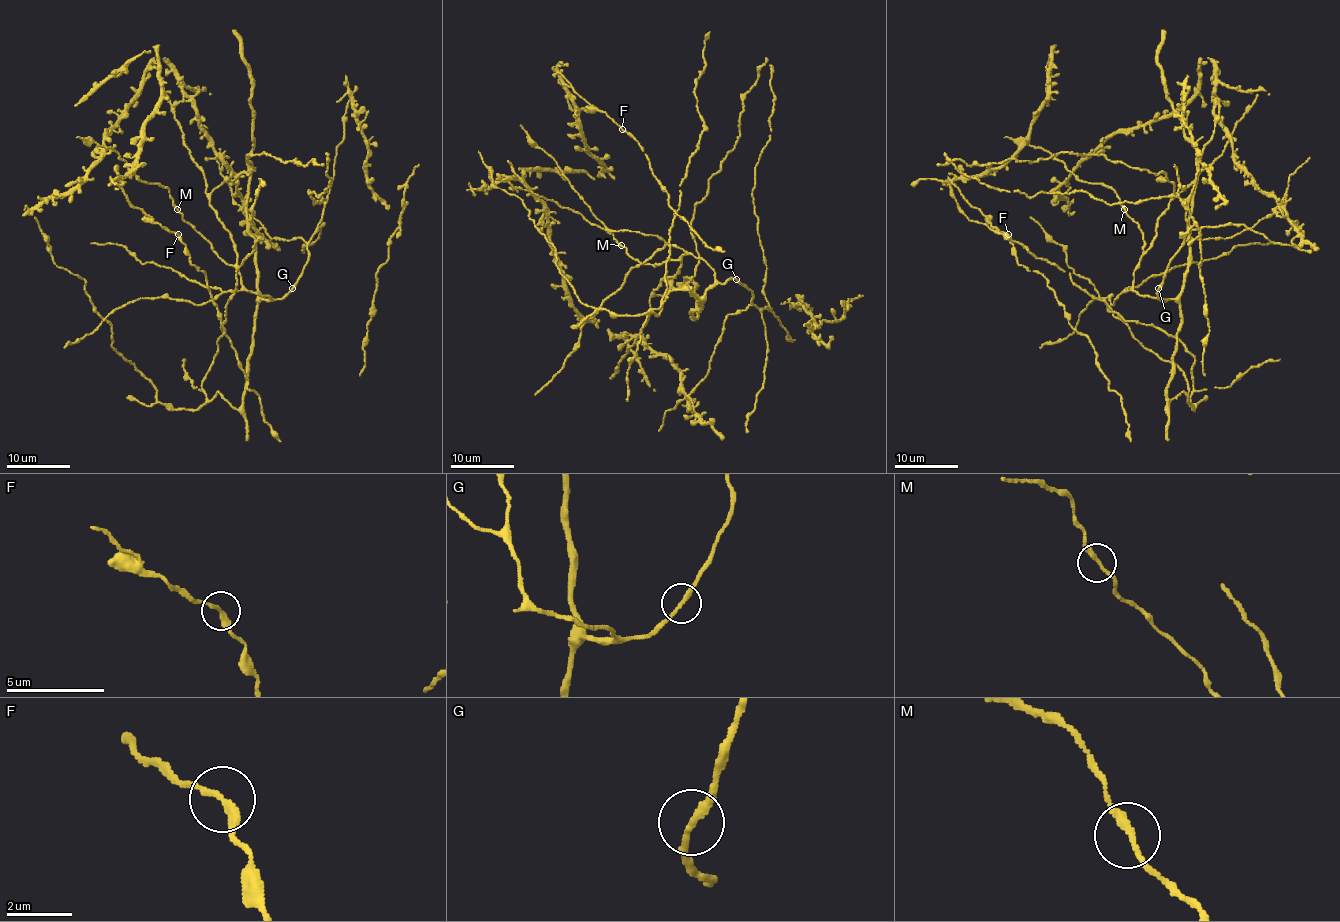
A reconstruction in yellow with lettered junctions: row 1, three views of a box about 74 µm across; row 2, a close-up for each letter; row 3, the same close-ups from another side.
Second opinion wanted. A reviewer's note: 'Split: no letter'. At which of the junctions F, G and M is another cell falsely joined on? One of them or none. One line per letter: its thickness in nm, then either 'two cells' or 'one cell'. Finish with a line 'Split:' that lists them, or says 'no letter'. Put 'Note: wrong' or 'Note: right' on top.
Note: right
F: 220 nm | one cell
G: 200 nm | one cell
M: 200 nm | one cell
Split: no letter

